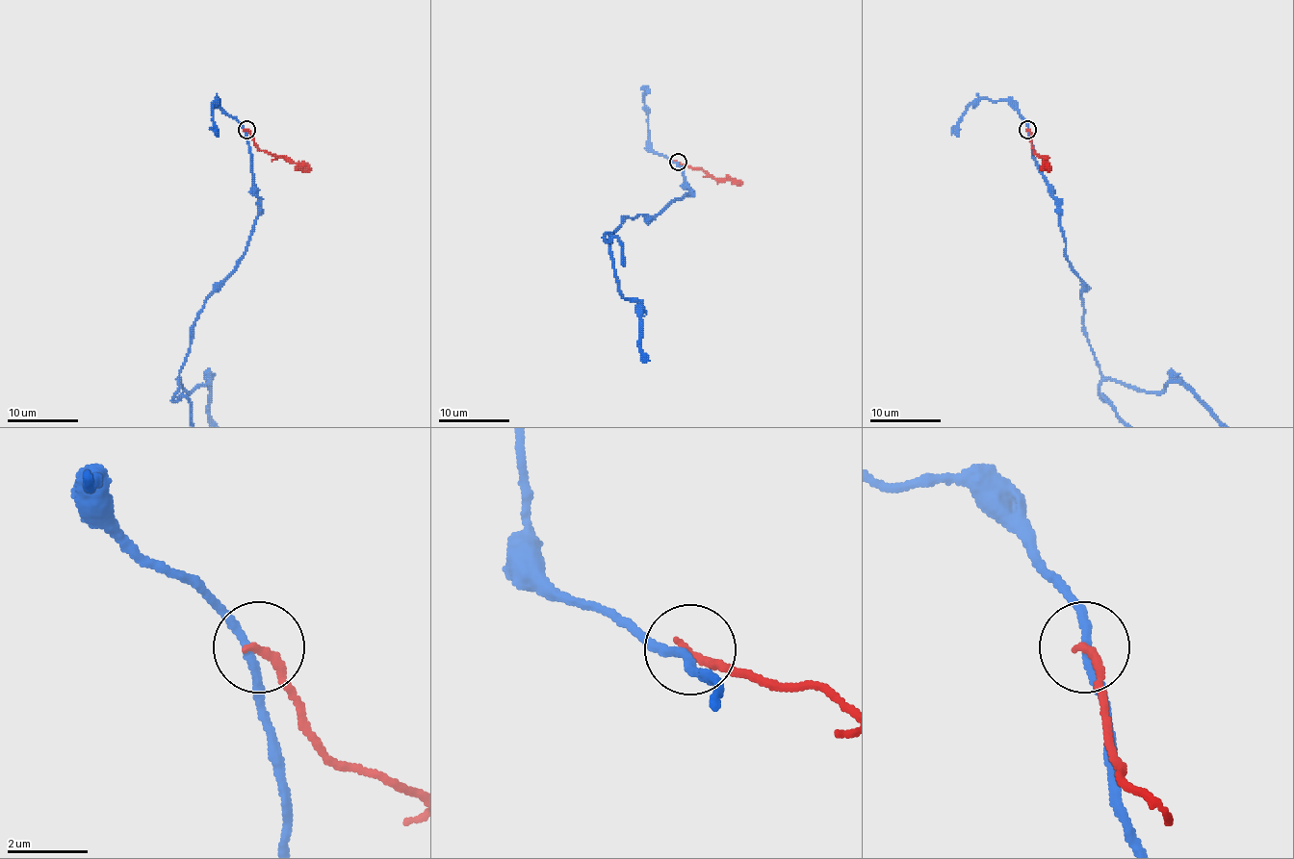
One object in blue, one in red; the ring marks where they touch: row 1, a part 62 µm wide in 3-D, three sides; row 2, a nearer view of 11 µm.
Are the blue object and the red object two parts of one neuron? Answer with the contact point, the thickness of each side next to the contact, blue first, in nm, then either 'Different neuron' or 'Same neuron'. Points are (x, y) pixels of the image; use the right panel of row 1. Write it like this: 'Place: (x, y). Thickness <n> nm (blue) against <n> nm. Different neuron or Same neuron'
Place: (1027, 130). Thickness 220 nm (blue) against 240 nm. Different neuron

